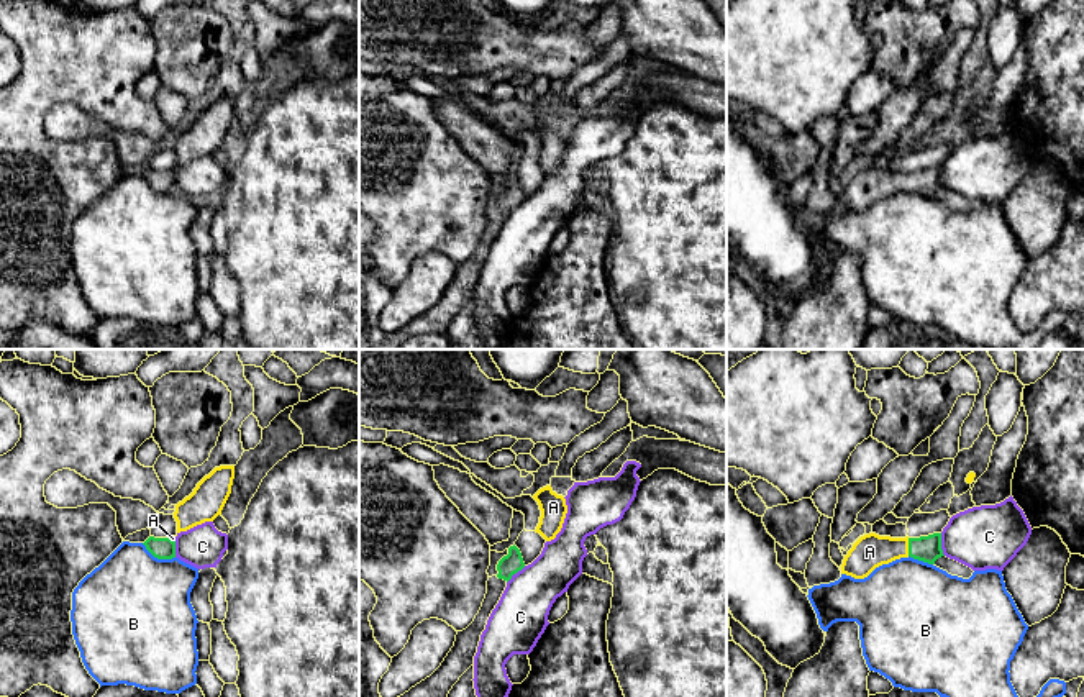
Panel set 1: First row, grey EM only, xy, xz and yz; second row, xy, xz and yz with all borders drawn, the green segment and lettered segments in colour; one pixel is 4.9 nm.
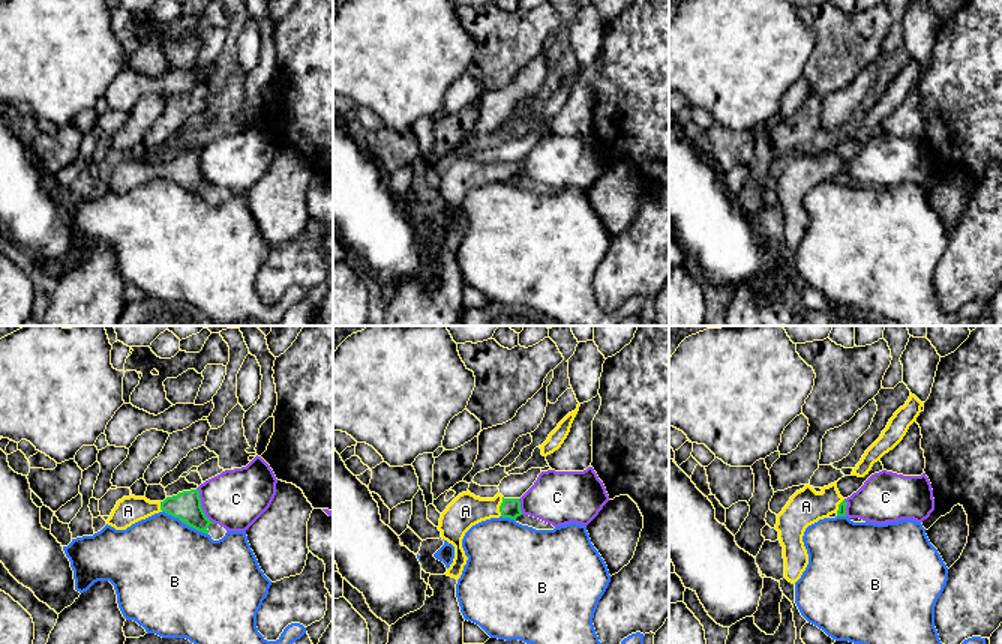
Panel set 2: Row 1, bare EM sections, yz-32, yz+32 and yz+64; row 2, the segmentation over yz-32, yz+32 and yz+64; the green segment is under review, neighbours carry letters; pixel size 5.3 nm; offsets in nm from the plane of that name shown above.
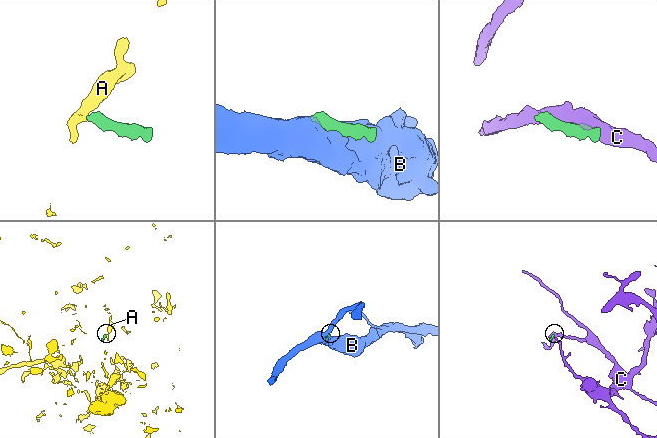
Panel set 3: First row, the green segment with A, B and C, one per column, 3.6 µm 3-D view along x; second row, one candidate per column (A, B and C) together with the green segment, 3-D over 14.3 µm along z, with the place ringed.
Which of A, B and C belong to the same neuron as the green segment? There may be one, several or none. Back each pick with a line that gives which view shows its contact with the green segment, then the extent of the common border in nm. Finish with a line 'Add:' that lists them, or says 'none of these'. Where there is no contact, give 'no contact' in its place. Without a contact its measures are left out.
A: yz | 90 nm
Add: A

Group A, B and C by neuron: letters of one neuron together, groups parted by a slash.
A / B / C

